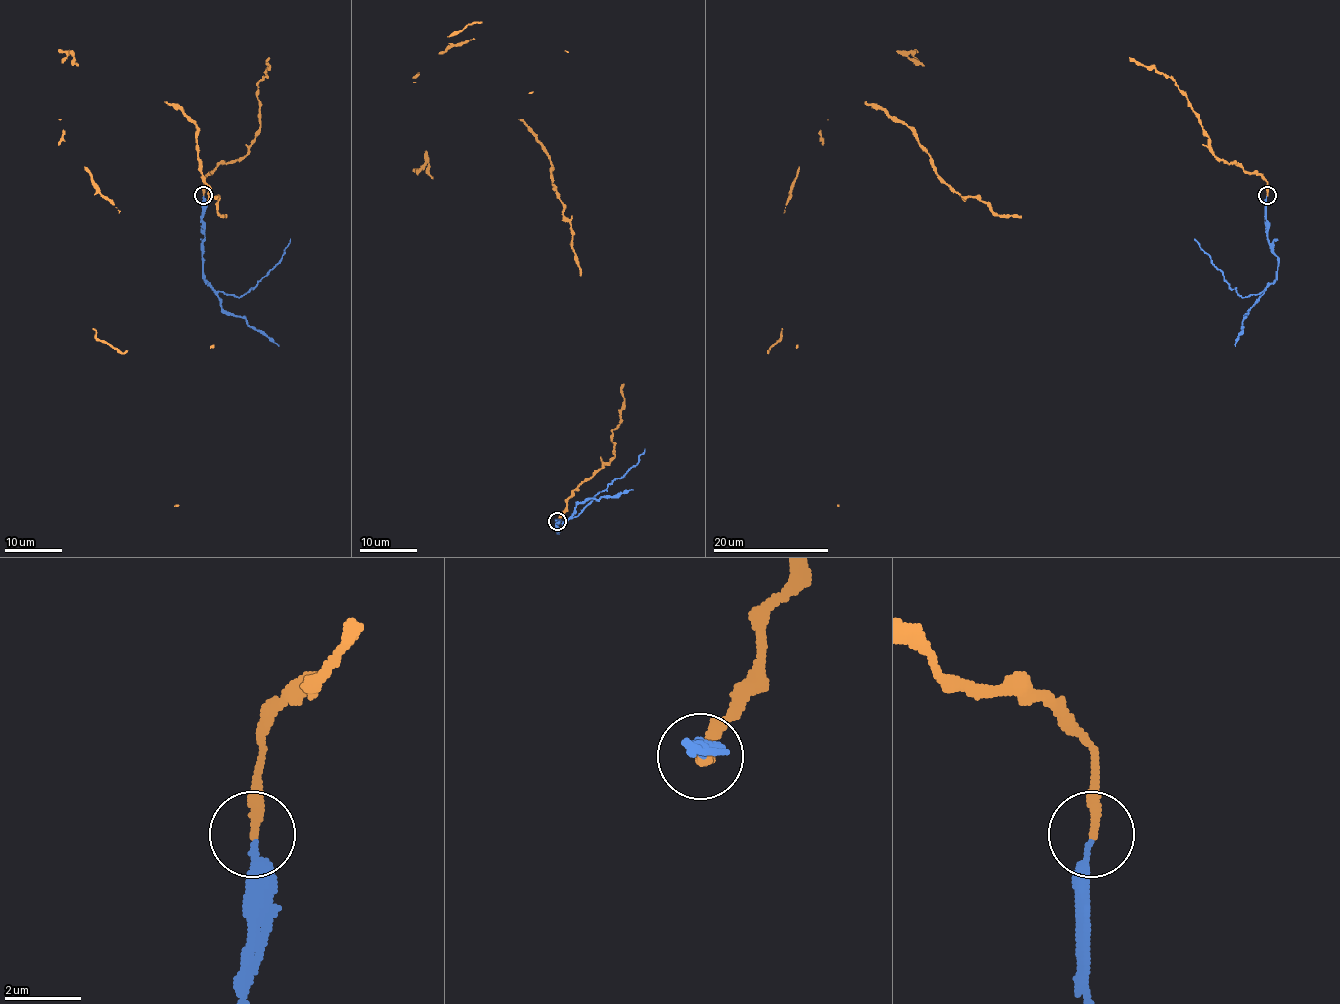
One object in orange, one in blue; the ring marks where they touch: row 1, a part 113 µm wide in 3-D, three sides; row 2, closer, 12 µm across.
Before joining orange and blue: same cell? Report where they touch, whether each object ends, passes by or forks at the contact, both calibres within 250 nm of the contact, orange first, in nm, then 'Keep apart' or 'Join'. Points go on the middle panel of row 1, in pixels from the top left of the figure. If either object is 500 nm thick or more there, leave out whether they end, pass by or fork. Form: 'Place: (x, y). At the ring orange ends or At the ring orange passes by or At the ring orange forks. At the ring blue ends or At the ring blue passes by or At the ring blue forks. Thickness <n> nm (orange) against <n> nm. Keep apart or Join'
Place: (557, 521). At the ring orange ends. At the ring blue ends. Thickness 280 nm (orange) against 240 nm. Keep apart

